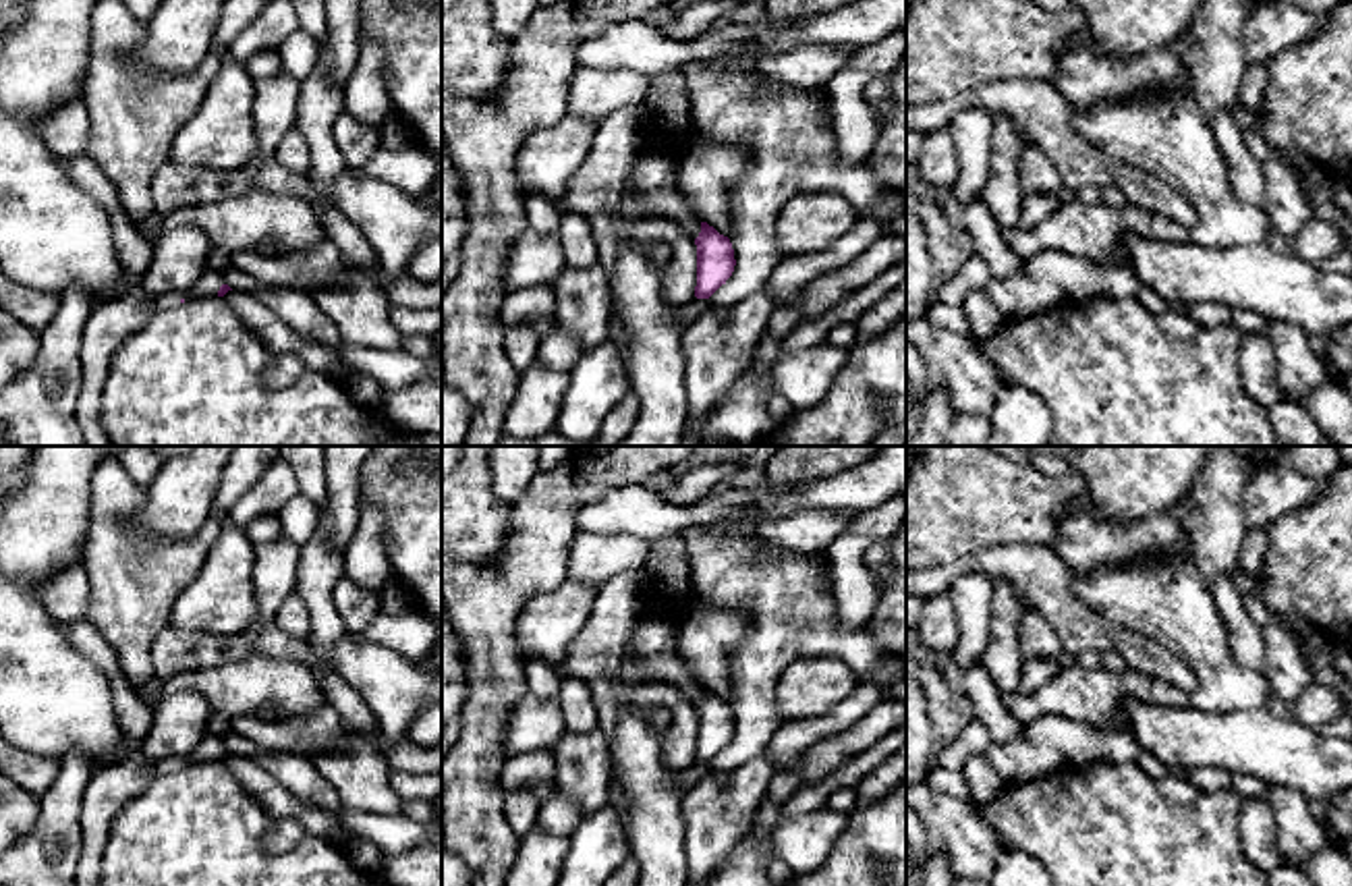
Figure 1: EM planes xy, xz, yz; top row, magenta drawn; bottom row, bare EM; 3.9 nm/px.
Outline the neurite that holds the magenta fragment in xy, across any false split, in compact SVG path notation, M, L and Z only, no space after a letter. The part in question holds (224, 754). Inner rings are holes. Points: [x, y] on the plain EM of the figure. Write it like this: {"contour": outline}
{"contour": "M207 735L189 755L156 762L156 772L174 774L189 764L224 762L228 755L232 753L224 747L222 739Z"}

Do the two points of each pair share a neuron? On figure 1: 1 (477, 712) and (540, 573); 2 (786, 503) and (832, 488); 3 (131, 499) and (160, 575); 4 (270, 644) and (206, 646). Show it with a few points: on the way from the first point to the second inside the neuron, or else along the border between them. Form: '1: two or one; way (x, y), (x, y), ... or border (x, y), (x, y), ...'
1: one; way (490, 677), (490, 621), (504, 606)
2: one; way (797, 499), (822, 494)
3: one; way (110, 515), (110, 525), (139, 555)
4: one; way (254, 644), (222, 646)

